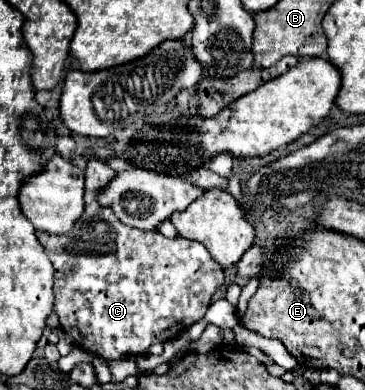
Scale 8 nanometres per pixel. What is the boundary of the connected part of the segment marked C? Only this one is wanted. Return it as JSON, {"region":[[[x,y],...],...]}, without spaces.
{"region":[[[96,157],[88,159],[88,165],[86,165],[86,193],[84,193],[86,211],[84,211],[84,215],[80,217],[80,221],[76,223],[76,227],[74,227],[70,233],[66,233],[66,235],[50,235],[50,233],[44,233],[44,231],[38,231],[38,233],[36,233],[40,245],[44,247],[48,259],[52,261],[54,271],[56,271],[56,273],[54,273],[54,313],[56,313],[58,319],[60,319],[60,327],[62,327],[64,333],[72,339],[72,343],[74,343],[76,347],[82,347],[82,349],[90,351],[92,355],[98,355],[98,357],[102,357],[102,359],[106,359],[106,361],[116,361],[116,359],[122,359],[124,355],[142,355],[142,353],[148,351],[150,345],[154,345],[154,343],[164,343],[164,341],[168,341],[168,339],[174,339],[178,333],[182,333],[182,329],[188,329],[190,325],[194,325],[196,321],[200,321],[200,319],[204,317],[208,305],[212,303],[212,295],[214,295],[216,289],[224,283],[224,271],[222,271],[222,267],[210,257],[210,253],[206,251],[206,247],[204,247],[202,243],[190,241],[190,239],[186,239],[186,237],[182,237],[182,235],[178,235],[178,237],[174,237],[174,239],[168,239],[168,237],[164,237],[160,231],[142,231],[142,229],[128,227],[128,225],[124,225],[120,219],[114,217],[112,209],[100,207],[98,201],[96,201],[96,197],[94,197],[94,193],[96,193],[98,189],[106,187],[108,181],[110,181],[114,175],[116,175],[116,171],[114,171],[106,161],[96,159]]]}

